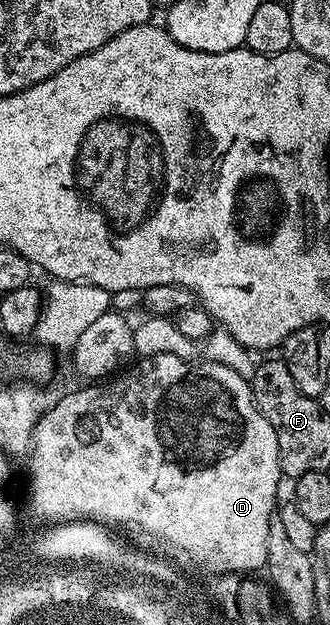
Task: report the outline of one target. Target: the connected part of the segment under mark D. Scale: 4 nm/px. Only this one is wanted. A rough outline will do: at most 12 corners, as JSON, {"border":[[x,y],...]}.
{"border":[[140,357],[59,398],[40,523],[252,575],[282,474],[250,381]]}

